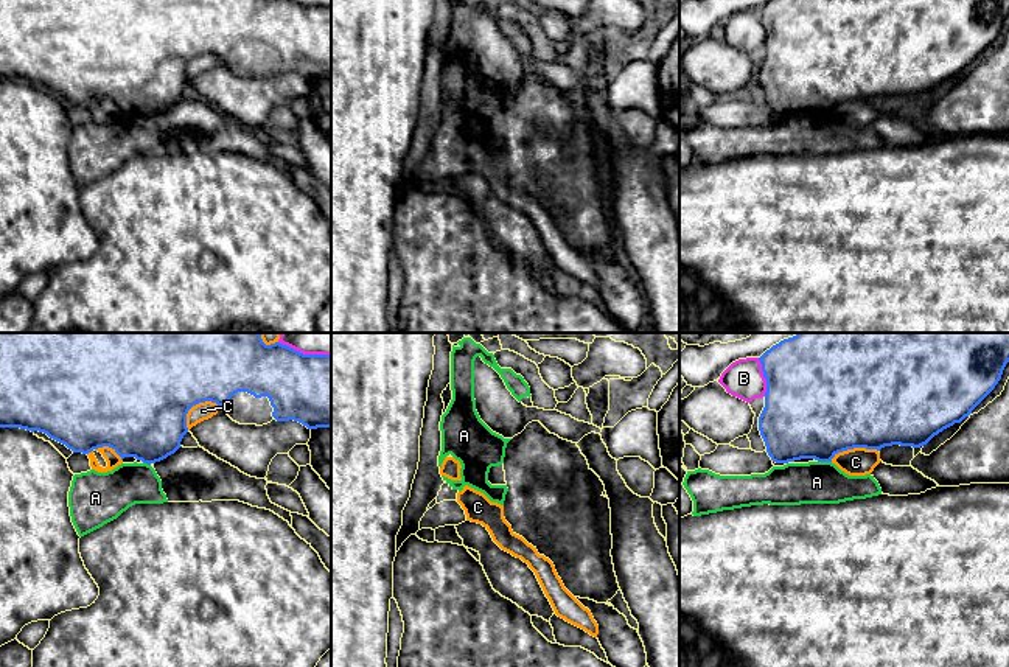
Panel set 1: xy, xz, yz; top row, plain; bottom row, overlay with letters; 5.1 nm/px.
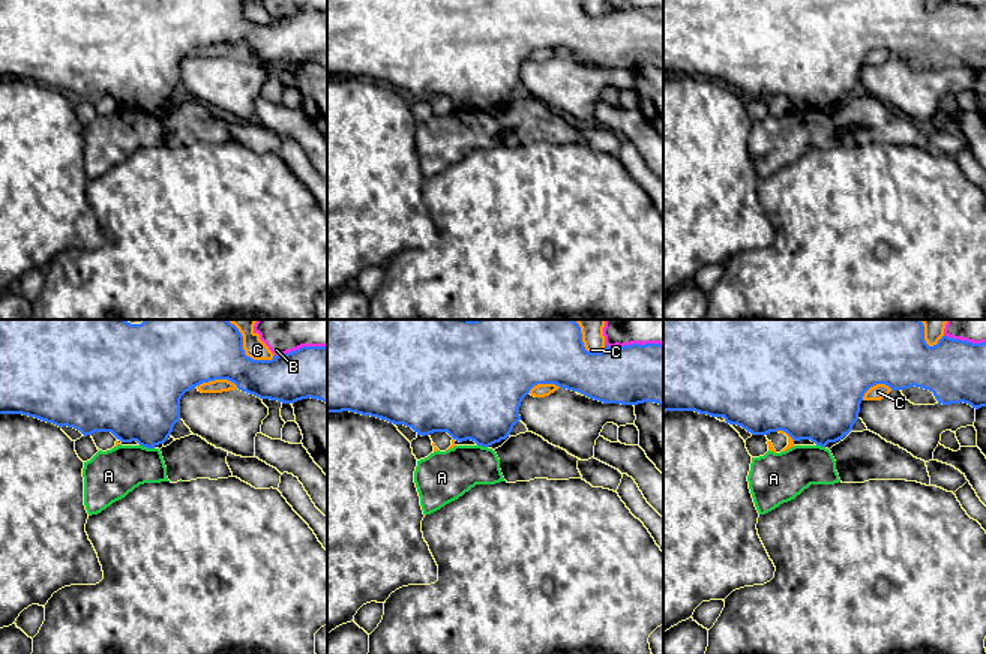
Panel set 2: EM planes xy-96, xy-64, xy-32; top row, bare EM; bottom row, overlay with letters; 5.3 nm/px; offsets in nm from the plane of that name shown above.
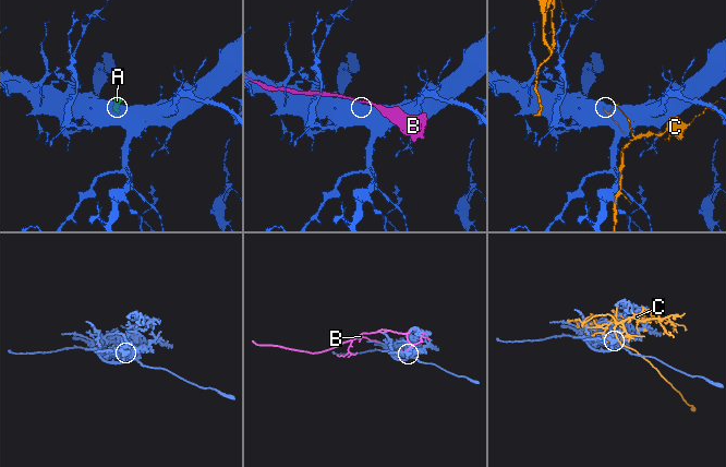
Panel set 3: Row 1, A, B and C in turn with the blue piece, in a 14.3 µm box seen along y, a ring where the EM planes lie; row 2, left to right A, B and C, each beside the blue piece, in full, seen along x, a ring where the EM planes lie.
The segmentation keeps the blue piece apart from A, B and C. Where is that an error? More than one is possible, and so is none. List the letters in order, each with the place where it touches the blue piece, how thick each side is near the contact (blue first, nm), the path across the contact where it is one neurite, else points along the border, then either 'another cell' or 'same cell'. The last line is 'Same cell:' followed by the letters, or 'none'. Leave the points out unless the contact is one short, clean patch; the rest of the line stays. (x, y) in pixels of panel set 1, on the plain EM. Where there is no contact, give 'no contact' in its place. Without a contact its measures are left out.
A: meets blue in yz at (824, 112); 460 nm thick on the blue side, 220 nm on the other; border along yz (818, 112), (830, 114); another cell
B: meets blue in yz at (764, 27); 440 nm thick on the blue side, 200 nm on the other; another cell
C: meets blue in xy at (195, 56); 460 nm thick on the blue side, 90 nm on the other; another cell
Same cell: none

